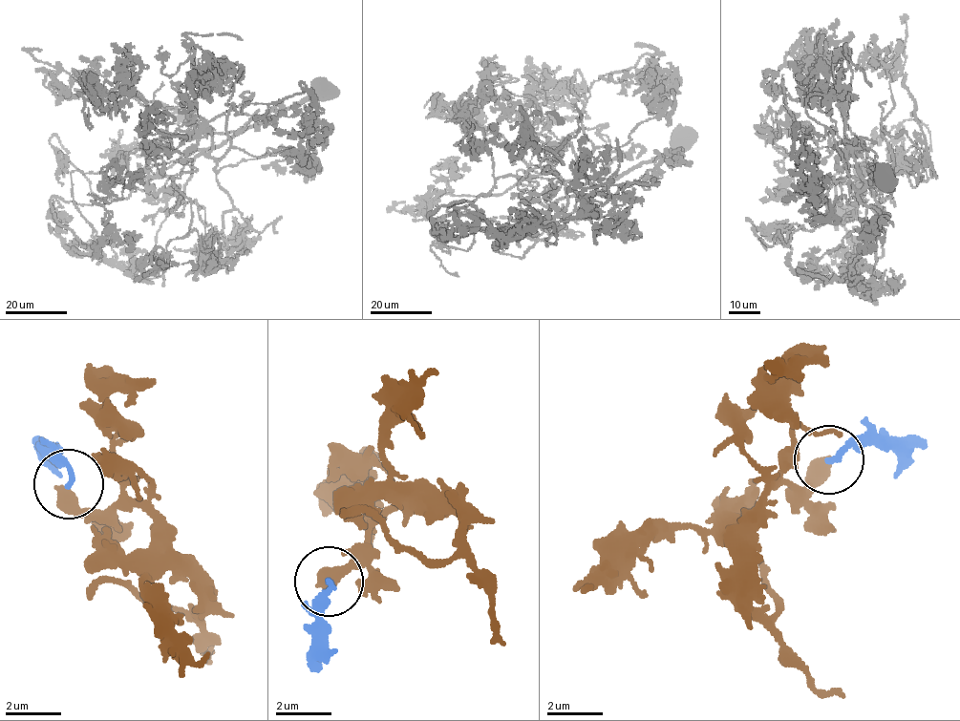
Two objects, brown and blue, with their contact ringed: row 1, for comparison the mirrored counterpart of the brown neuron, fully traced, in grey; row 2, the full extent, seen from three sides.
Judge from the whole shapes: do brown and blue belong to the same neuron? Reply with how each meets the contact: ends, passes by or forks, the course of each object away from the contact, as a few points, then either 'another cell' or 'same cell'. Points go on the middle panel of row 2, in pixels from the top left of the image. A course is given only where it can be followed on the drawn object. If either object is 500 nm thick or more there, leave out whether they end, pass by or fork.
course brown (328, 584), (357, 558), (388, 508), (456, 519), (494, 605), (489, 643); course blue (327, 582), (326, 635), (338, 649); same cell

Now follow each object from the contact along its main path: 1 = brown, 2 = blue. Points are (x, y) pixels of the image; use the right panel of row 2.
1: (830, 463), (800, 490), (766, 489), (755, 527), (755, 621), (806, 683), (839, 689)
2: (830, 456), (892, 446), (893, 480)

